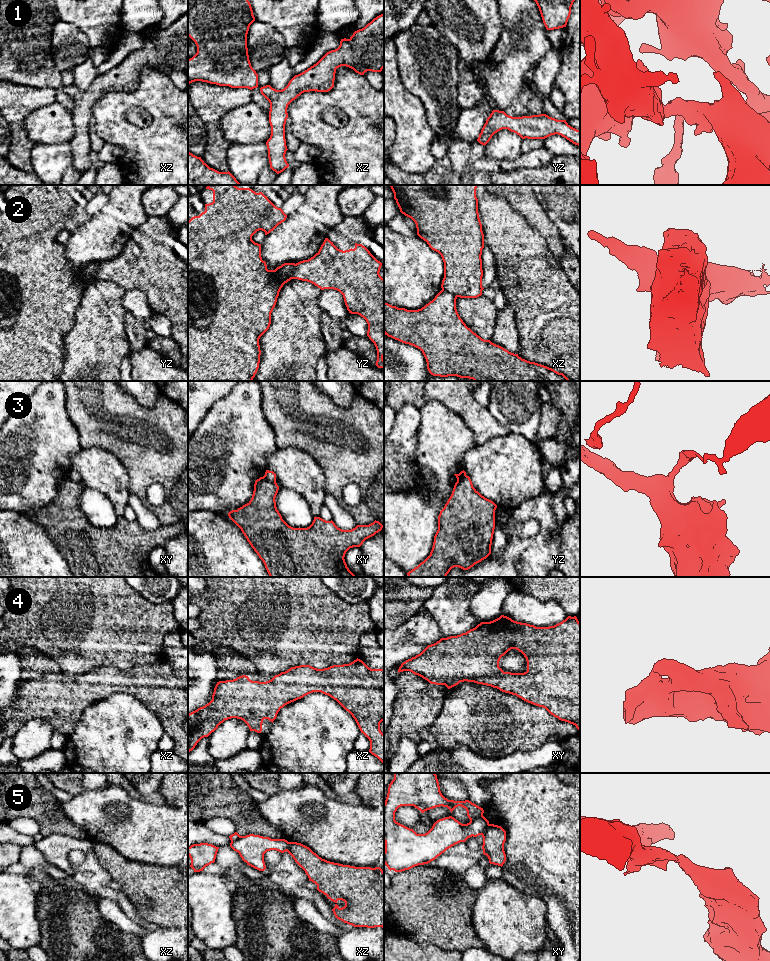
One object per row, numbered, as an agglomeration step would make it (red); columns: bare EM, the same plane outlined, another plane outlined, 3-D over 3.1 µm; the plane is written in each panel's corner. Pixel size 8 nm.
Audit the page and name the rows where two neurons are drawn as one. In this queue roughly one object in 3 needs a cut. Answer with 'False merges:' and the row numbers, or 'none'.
False merges: 2, 3, 5

